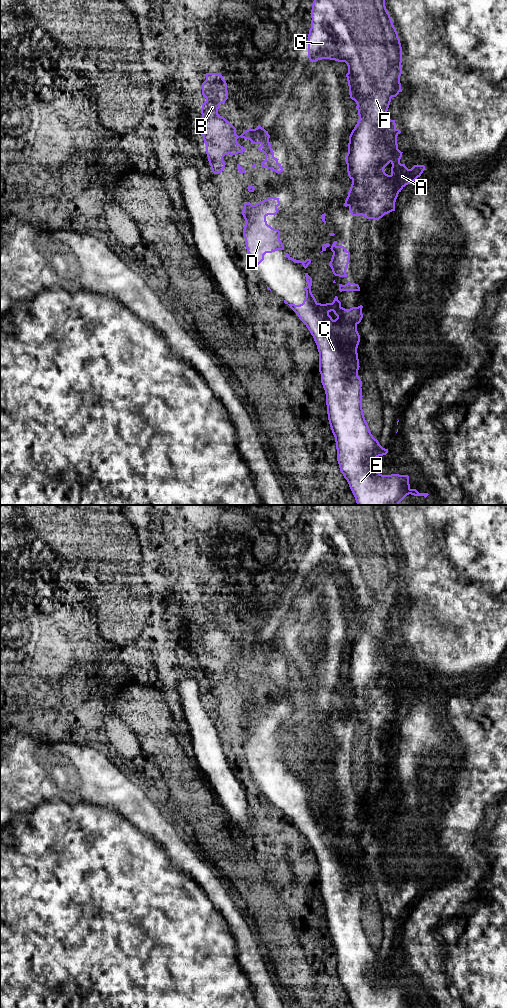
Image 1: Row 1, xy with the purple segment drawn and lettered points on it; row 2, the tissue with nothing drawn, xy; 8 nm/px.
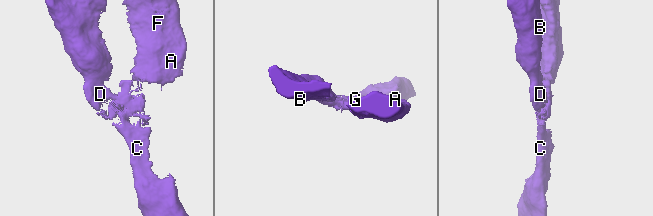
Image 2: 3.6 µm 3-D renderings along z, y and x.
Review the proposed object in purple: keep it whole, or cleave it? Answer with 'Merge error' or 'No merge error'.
No merge error

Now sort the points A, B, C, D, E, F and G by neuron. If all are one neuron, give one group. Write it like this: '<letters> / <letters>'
A B C D E F G

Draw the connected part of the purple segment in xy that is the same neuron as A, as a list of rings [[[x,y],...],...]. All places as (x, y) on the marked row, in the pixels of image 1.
[[[314,0],[311,10],[311,28],[308,34],[308,58],[311,62],[330,59],[345,62],[349,95],[357,104],[359,120],[349,136],[346,155],[347,172],[352,180],[344,206],[349,207],[352,216],[364,216],[379,220],[385,214],[395,211],[398,194],[408,184],[412,184],[425,170],[424,165],[414,165],[408,169],[400,163],[402,153],[398,149],[397,136],[401,133],[396,128],[395,120],[387,116],[392,97],[400,92],[402,74],[402,47],[396,28],[388,13],[385,0]]]

